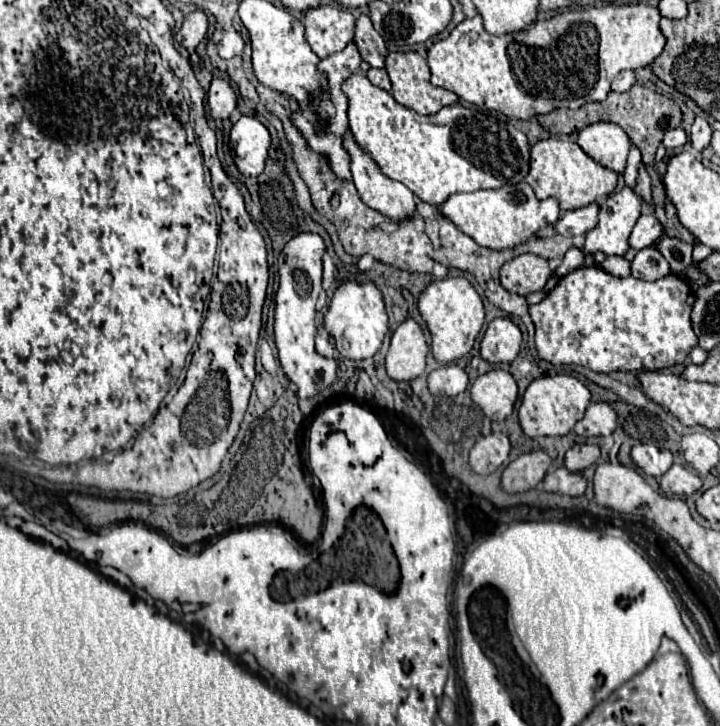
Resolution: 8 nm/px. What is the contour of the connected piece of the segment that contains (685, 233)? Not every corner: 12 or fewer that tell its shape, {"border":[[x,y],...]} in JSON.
{"border":[[666,203],[666,235],[694,241],[692,233],[678,221],[672,203]]}

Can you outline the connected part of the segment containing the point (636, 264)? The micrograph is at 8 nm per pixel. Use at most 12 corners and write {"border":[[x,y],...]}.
{"border":[[652,247],[630,261],[632,277],[656,281],[670,273],[668,261]]}

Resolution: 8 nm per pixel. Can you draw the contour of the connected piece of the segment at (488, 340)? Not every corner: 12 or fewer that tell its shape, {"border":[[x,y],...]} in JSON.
{"border":[[506,317],[492,319],[480,355],[492,365],[518,357],[522,333]]}

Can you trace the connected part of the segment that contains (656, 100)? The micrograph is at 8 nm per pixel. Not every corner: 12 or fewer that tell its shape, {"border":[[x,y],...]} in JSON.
{"border":[[634,85],[576,111],[536,119],[550,135],[612,121],[652,165],[666,129],[680,127],[674,101]]}

